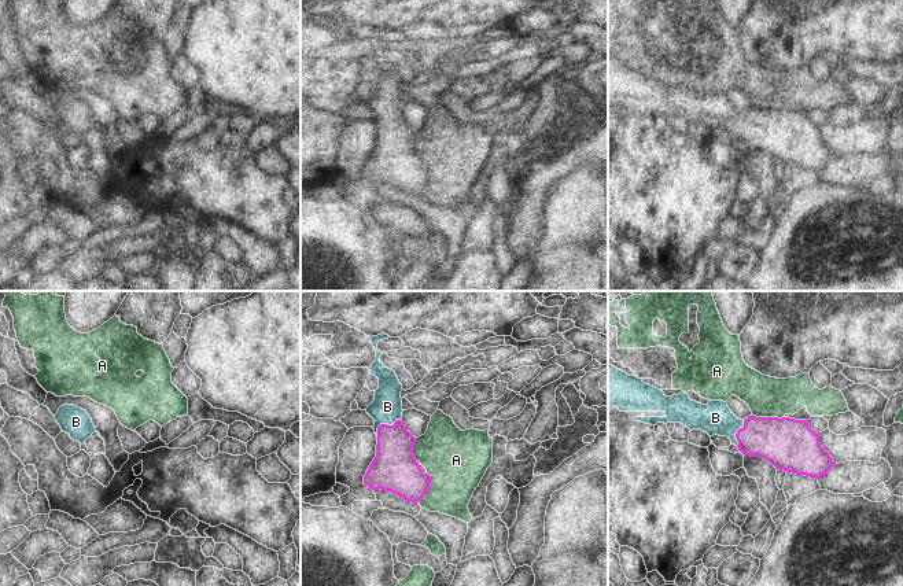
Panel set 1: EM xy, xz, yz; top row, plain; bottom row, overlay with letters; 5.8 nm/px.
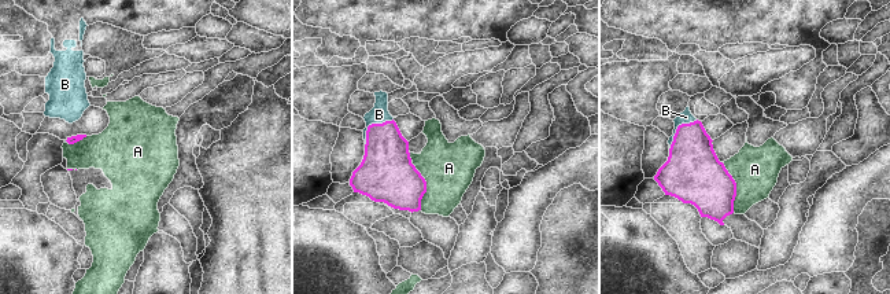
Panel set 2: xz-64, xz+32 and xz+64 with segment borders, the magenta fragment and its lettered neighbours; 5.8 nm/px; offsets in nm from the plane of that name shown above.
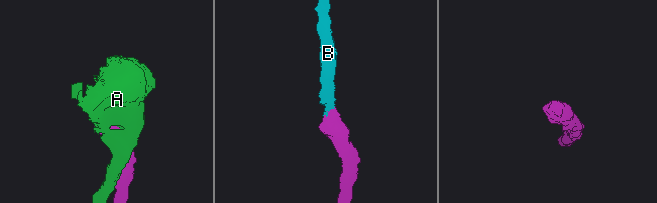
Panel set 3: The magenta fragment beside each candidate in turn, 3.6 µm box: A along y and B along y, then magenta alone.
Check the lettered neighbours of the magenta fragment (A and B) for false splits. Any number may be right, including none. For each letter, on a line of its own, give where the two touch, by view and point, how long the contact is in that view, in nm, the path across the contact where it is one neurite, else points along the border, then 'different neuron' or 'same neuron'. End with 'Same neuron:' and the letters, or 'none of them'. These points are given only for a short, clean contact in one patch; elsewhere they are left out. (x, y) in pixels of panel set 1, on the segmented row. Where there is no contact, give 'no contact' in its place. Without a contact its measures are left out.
A: yz (769, 417) | 190 nm | different neuron
B: xz (384, 424) | 180 nm | across xz (394, 465), (394, 439), (384, 424), (387, 406) | same neuron
Same neuron: B

